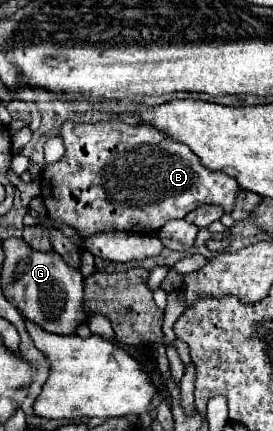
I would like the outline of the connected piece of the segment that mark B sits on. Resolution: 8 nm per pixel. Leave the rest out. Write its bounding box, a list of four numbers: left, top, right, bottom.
[42,121,240,237]

